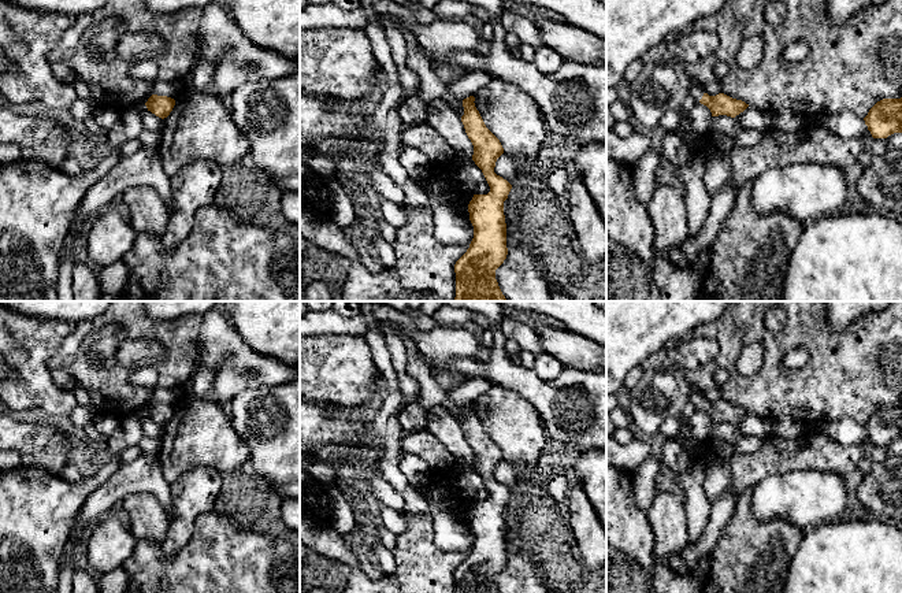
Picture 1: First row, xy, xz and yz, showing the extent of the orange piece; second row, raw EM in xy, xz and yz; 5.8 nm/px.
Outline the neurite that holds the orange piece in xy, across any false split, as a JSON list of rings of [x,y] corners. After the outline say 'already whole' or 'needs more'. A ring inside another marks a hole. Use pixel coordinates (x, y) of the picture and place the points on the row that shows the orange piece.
[[[152,94],[145,103],[148,111],[164,119],[170,115],[175,105],[175,100],[167,96]]]; already whole

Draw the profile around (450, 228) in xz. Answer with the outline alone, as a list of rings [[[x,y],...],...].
[[[391,108],[386,115],[385,141],[379,153],[381,170],[402,189],[404,205],[431,210],[434,236],[441,244],[469,245],[474,231],[468,219],[453,205],[431,200],[420,182],[413,179],[401,166],[401,126],[398,110]]]

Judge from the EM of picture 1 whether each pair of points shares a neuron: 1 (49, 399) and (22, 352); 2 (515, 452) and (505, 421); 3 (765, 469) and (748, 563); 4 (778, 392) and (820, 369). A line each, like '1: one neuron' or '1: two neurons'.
1: one neuron
2: one neuron
3: two neurons
4: one neuron

